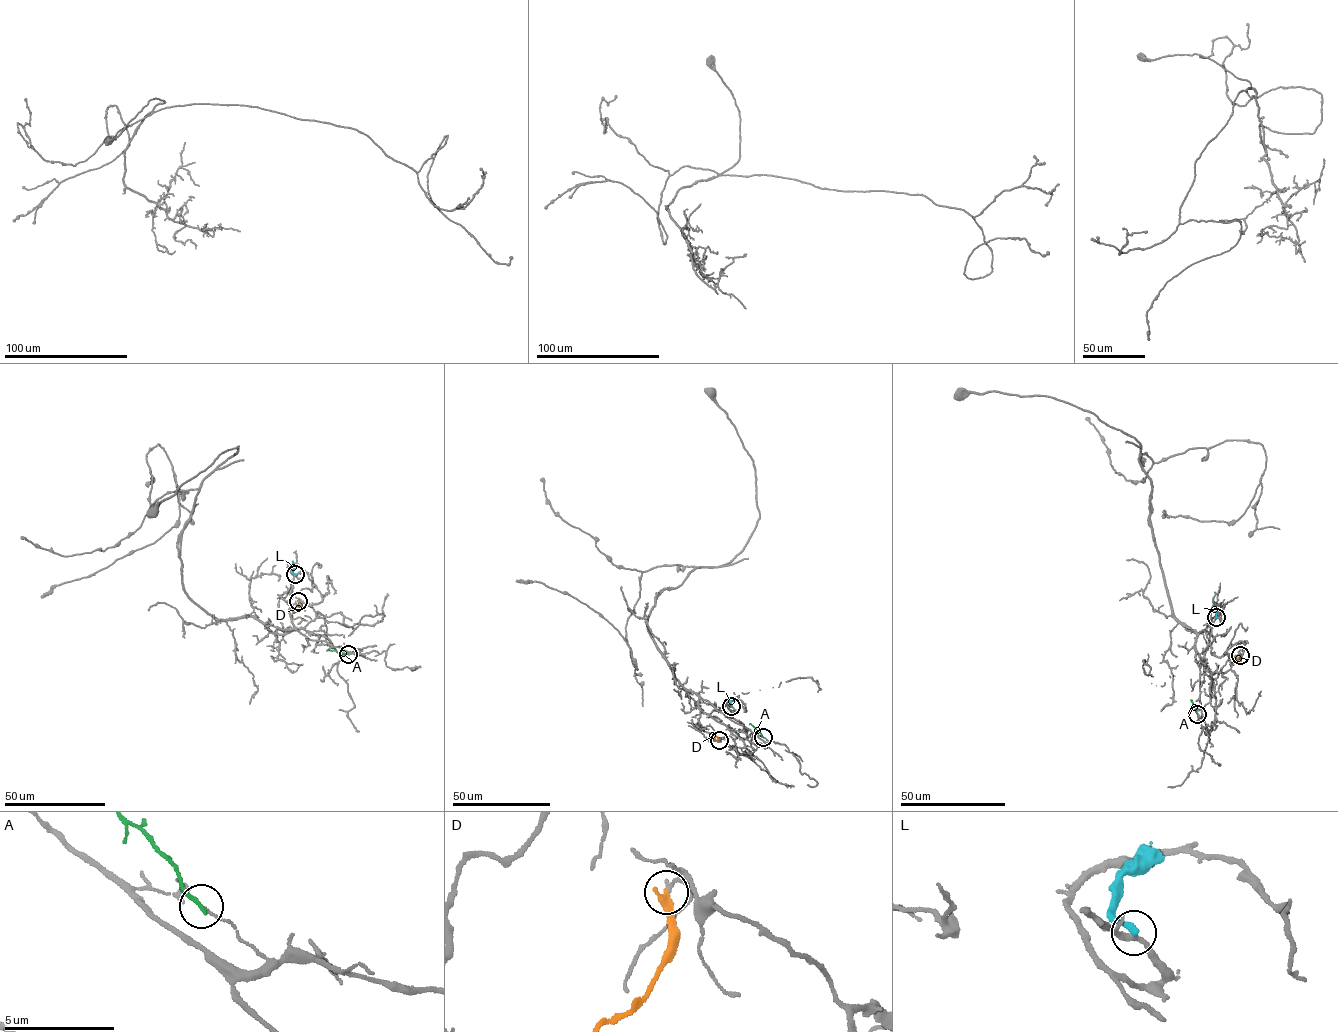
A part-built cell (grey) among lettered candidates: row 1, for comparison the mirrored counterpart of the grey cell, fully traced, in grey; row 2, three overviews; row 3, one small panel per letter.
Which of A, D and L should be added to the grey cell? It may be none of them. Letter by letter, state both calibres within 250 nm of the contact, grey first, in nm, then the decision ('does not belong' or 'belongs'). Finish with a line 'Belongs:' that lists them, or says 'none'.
A: calibres 100 and 200 nm; does not belong
D: calibres 140 and 360 nm; does not belong
L: calibres 280 and 360 nm; does not belong
Belongs: none

